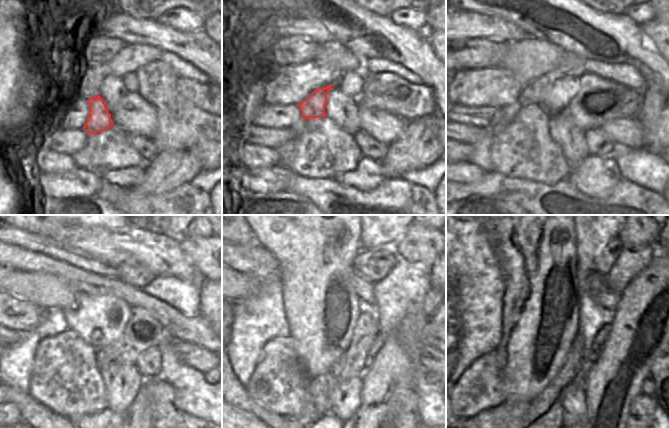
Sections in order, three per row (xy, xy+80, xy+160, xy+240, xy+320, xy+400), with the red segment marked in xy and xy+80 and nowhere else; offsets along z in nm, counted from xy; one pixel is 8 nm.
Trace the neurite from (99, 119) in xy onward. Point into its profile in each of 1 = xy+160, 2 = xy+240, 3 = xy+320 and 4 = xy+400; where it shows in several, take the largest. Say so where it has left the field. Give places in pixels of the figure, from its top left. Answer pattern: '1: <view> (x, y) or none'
1: xy+160 (534, 92)
2: xy+240 (138, 276)
3: xy+320 (374, 265)
4: xy+400 (604, 262)

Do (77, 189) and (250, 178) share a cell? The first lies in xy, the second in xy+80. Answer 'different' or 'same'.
same

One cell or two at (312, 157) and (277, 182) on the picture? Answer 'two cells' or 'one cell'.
two cells

